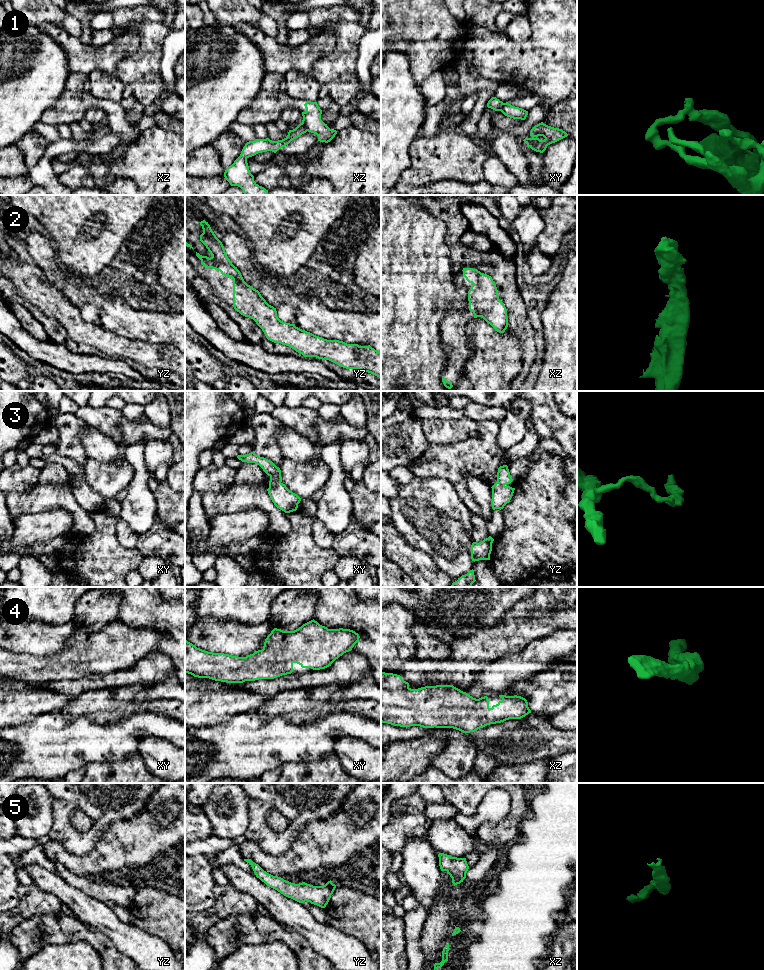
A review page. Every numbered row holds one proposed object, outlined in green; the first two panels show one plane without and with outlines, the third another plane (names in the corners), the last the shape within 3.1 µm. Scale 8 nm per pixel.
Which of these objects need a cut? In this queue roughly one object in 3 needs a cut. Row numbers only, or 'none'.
1

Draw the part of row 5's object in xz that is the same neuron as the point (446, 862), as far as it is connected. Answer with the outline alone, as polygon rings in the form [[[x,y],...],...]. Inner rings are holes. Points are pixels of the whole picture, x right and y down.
[[[439,853],[438,857],[441,871],[450,875],[454,886],[463,882],[469,869],[466,858],[451,857],[444,853]]]

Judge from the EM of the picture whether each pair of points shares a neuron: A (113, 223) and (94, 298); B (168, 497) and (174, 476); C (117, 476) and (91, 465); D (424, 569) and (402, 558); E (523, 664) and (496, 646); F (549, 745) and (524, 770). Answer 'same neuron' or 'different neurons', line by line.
A: different neurons
B: different neurons
C: same neuron
D: same neuron
E: different neurons
F: different neurons

